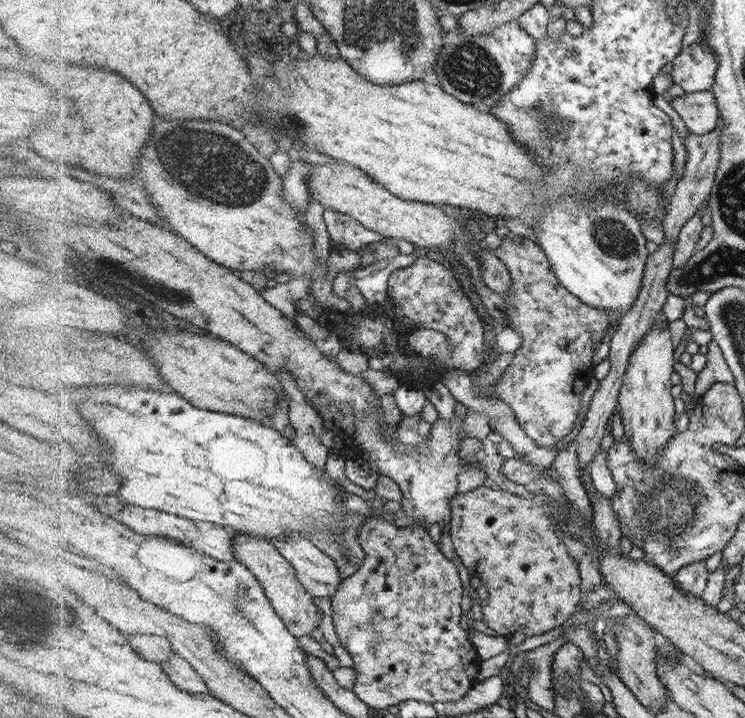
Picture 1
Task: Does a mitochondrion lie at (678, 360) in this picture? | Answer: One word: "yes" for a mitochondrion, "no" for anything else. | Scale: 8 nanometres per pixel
no

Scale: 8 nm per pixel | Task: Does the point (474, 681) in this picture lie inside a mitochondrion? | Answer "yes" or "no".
no

